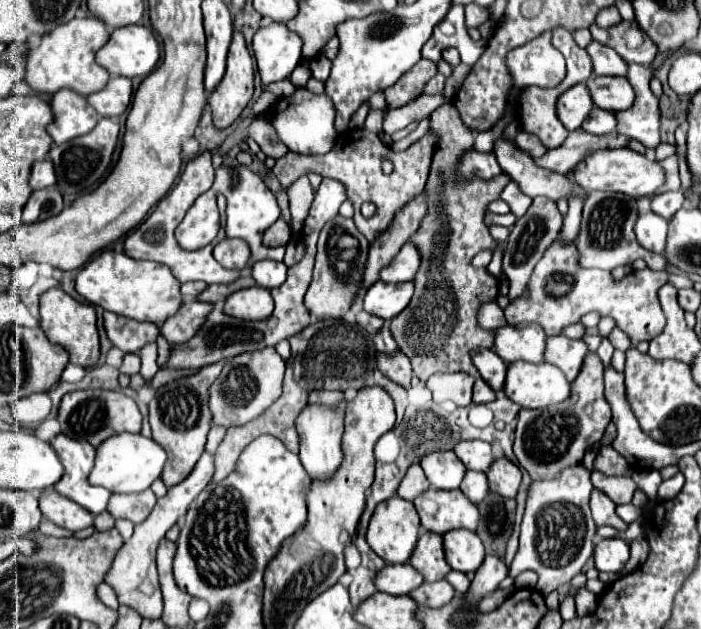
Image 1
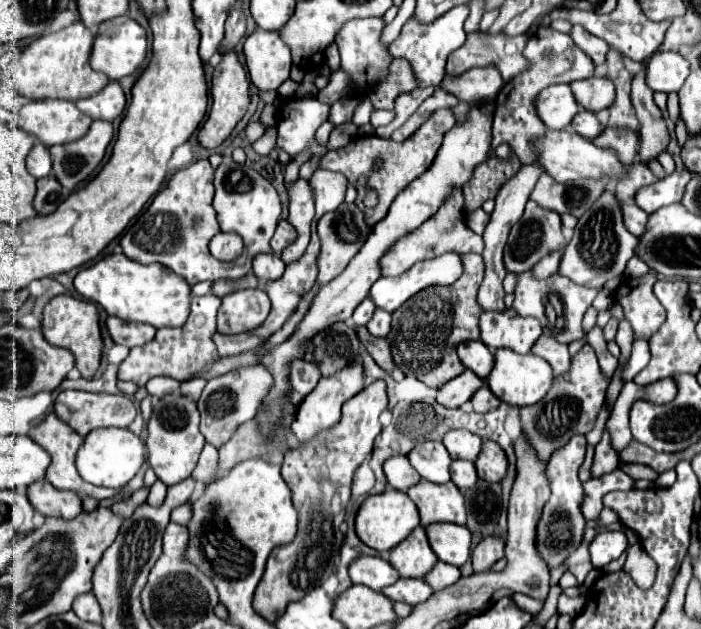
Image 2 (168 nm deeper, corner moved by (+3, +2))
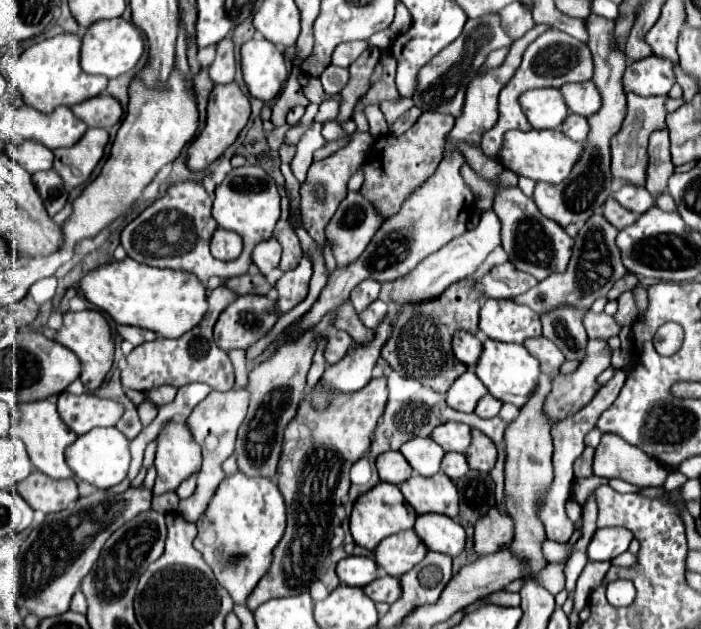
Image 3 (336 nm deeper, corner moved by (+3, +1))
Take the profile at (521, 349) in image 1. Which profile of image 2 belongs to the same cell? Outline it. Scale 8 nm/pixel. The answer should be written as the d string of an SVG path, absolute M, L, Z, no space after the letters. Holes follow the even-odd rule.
M512 309L484 311L480 317L482 341L488 349L512 349L516 353L530 353L542 327L534 317L522 317Z

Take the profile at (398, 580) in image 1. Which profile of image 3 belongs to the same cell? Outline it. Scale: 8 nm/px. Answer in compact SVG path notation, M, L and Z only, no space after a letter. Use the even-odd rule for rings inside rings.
M346 556L338 562L336 568L338 578L348 586L368 586L372 580L380 576L380 570L372 558L364 556Z

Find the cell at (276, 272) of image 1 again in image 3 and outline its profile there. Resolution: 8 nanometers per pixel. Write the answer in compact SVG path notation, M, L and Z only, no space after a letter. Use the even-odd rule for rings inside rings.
M274 236L266 242L260 242L252 252L252 262L258 266L258 270L268 276L274 268L280 264L280 244L274 240Z

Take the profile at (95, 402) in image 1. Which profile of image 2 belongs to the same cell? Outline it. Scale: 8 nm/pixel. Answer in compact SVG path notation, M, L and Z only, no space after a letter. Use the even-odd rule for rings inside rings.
M62 391L54 401L56 415L66 421L76 433L86 437L98 427L128 427L136 417L136 407L126 395L106 395L106 393L86 393L86 391Z

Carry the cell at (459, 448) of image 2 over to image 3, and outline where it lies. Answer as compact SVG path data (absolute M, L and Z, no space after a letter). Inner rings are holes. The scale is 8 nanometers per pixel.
M448 422L448 424L440 424L432 432L432 438L436 444L444 448L444 452L466 452L470 446L472 430L466 424Z

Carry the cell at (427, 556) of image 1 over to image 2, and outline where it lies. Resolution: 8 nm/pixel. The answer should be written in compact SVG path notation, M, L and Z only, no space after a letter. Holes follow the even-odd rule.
M418 525L404 541L388 551L388 561L400 577L424 577L438 559L428 545L424 527Z

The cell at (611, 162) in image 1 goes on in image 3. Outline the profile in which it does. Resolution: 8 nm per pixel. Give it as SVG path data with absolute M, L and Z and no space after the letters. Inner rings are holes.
M510 130L504 136L504 146L498 158L508 170L516 174L528 176L536 182L542 180L548 184L560 184L572 172L582 150L584 150L584 144L568 140L568 136L564 136L560 130L530 130L530 132Z

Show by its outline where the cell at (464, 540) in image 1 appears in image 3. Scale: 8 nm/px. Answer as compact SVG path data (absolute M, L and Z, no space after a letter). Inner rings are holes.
M440 514L418 516L414 530L432 552L448 554L450 558L456 558L458 554L464 552L466 532L458 522L454 522L448 516Z

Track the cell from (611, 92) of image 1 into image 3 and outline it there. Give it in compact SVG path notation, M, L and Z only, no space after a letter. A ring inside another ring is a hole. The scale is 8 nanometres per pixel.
M588 80L588 82L576 82L576 84L564 84L560 88L568 110L580 116L592 116L598 112L602 100L598 94L598 88Z

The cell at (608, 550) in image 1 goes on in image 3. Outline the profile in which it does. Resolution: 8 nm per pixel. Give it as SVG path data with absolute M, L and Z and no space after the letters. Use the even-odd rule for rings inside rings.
M598 528L588 546L588 558L592 562L604 562L620 556L628 550L632 532L626 528Z

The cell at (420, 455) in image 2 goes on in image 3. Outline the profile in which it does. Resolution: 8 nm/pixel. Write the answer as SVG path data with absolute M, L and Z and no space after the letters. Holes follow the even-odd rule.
M412 438L400 448L400 452L414 468L414 472L426 478L440 472L440 464L446 454L432 438Z

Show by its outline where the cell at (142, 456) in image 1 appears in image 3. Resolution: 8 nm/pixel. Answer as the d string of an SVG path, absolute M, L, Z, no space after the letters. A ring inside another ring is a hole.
M92 428L92 432L86 432L84 436L78 436L72 448L66 450L66 460L70 470L90 484L94 484L100 490L106 490L110 486L120 484L130 466L130 440L118 430L118 428Z

